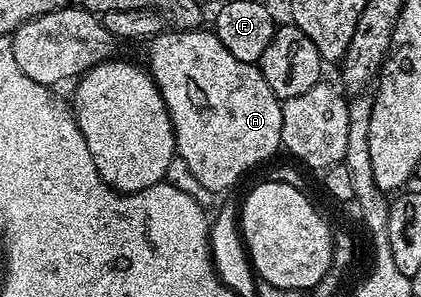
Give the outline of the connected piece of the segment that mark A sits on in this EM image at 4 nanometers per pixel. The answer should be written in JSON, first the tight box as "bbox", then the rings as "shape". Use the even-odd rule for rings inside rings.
{"bbox":[146,28,282,192],"shape":[[[172,28],[153,37],[147,46],[146,66],[170,112],[176,137],[176,153],[182,160],[186,160],[186,165],[194,171],[194,177],[204,187],[217,192],[228,190],[247,170],[254,169],[276,149],[281,149],[282,100],[272,91],[270,84],[266,84],[266,76],[262,76],[259,65],[239,62],[230,56],[230,52],[226,52],[226,44],[222,44],[216,33],[207,28]]]}

